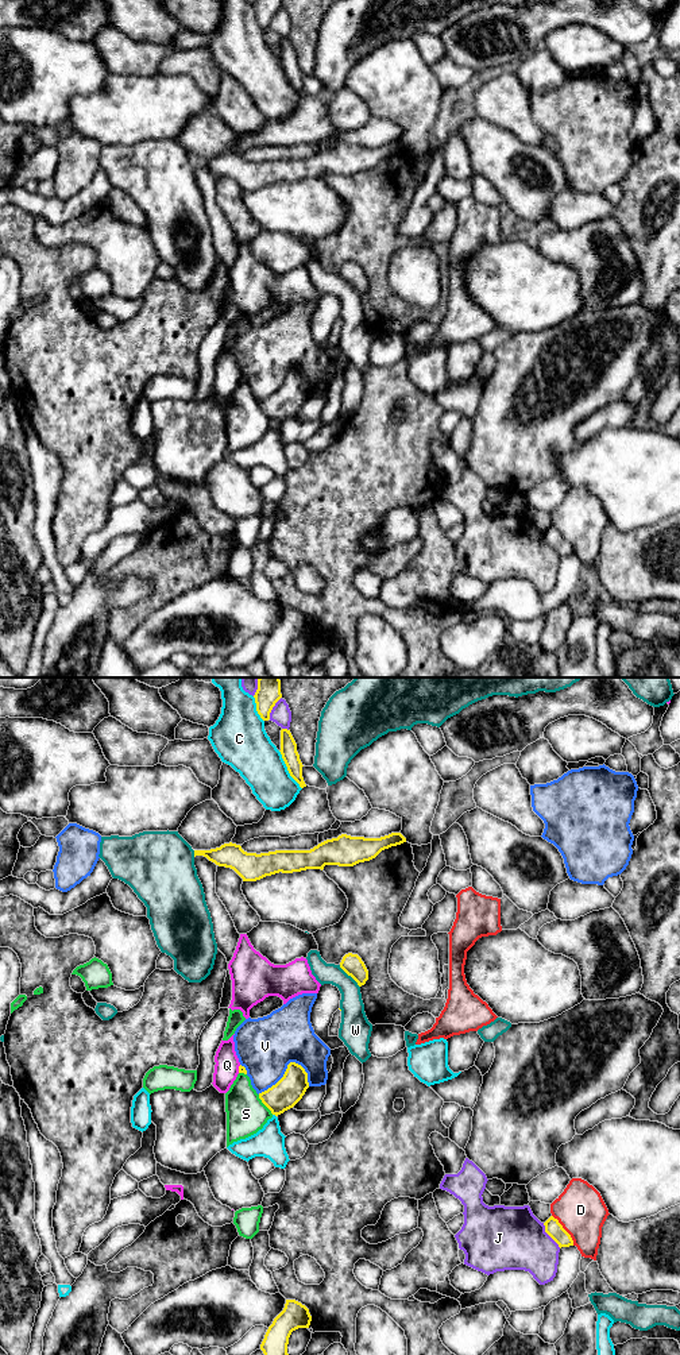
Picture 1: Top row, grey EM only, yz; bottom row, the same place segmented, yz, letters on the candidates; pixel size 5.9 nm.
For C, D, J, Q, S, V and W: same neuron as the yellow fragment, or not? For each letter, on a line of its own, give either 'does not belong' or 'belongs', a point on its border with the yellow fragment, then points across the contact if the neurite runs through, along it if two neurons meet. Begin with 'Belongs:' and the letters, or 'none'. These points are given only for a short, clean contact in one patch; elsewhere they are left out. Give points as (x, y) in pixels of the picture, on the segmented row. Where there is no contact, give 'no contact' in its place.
Belongs: none
C: does not belong | yz (288, 769)
D: does not belong | yz (564, 1230)
J: does not belong | yz (548, 1234)
Q: does not belong | yz (239, 1069)
S: does not belong | yz (263, 1103)
V: does not belong | yz (285, 1073)
W: does not belong | yz (350, 975)

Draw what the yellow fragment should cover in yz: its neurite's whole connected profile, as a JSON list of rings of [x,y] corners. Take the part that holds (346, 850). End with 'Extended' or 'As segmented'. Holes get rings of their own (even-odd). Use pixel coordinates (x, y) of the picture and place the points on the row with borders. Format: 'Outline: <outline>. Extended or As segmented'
Outline: [[[401,833],[380,838],[341,834],[327,839],[310,850],[275,850],[247,853],[236,844],[224,844],[210,850],[194,850],[219,866],[233,869],[243,881],[256,881],[275,873],[293,873],[306,869],[324,869],[325,865],[353,866],[375,858],[382,850],[406,842]]]. As segmented

